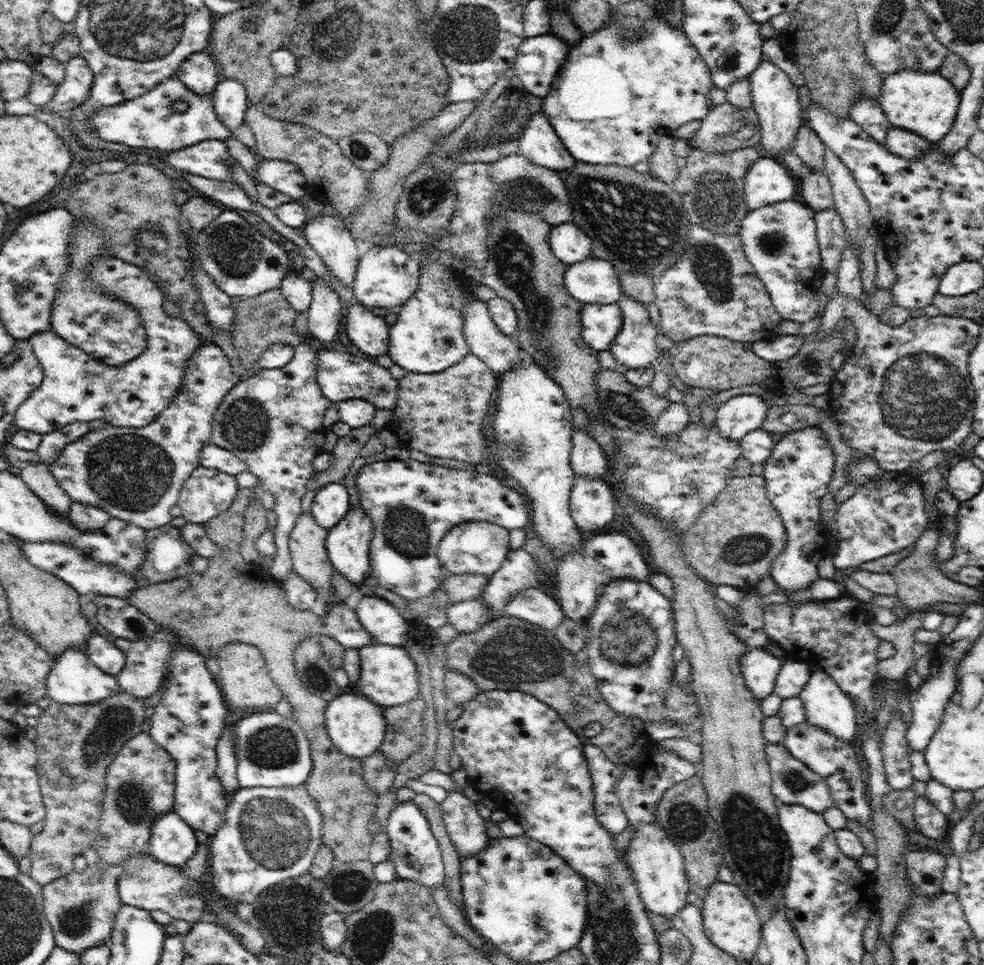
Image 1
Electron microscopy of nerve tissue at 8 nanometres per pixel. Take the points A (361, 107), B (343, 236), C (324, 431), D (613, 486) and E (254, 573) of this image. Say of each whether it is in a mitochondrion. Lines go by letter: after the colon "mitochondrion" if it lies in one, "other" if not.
A: other
B: other
C: other
D: other
E: other

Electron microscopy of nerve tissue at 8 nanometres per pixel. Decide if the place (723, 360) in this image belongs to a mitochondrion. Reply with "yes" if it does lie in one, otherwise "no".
no

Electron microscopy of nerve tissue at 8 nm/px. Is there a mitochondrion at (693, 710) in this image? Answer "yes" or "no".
no

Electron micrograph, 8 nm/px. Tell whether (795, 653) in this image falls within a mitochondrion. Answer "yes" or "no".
no

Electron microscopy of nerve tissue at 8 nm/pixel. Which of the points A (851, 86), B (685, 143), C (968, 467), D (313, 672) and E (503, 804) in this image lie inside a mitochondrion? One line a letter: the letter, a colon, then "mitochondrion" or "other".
A: mitochondrion
B: other
C: other
D: mitochondrion
E: other

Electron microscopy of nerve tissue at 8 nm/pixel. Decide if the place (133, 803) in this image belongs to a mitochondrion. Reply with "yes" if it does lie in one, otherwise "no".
yes

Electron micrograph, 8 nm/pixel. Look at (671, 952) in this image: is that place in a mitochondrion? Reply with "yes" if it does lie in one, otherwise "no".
yes

